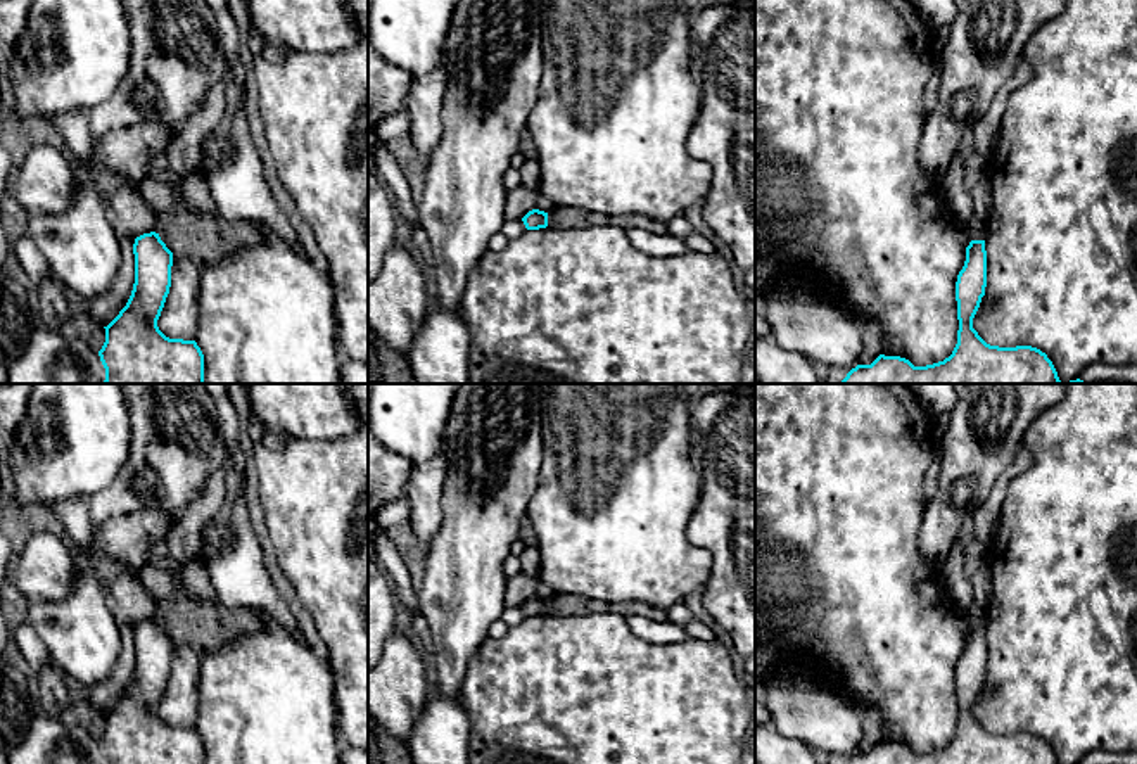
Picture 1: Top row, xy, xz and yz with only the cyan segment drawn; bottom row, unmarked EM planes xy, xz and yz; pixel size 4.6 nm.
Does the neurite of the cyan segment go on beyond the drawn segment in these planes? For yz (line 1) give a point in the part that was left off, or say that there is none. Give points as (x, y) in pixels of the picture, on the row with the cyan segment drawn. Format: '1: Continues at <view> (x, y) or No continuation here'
1: No continuation here

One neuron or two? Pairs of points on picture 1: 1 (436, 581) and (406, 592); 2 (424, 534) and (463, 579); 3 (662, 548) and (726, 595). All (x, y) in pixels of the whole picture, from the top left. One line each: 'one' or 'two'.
1: two
2: two
3: two

